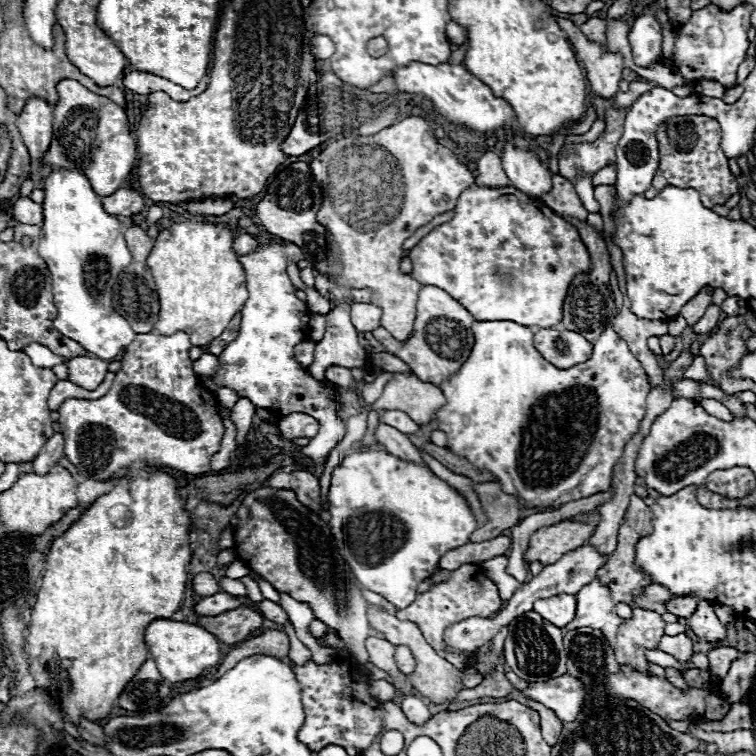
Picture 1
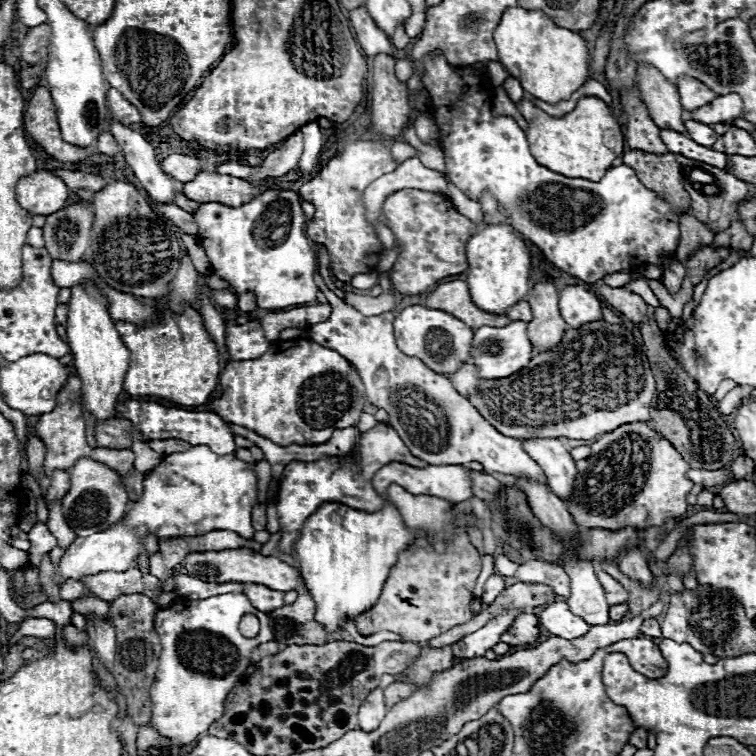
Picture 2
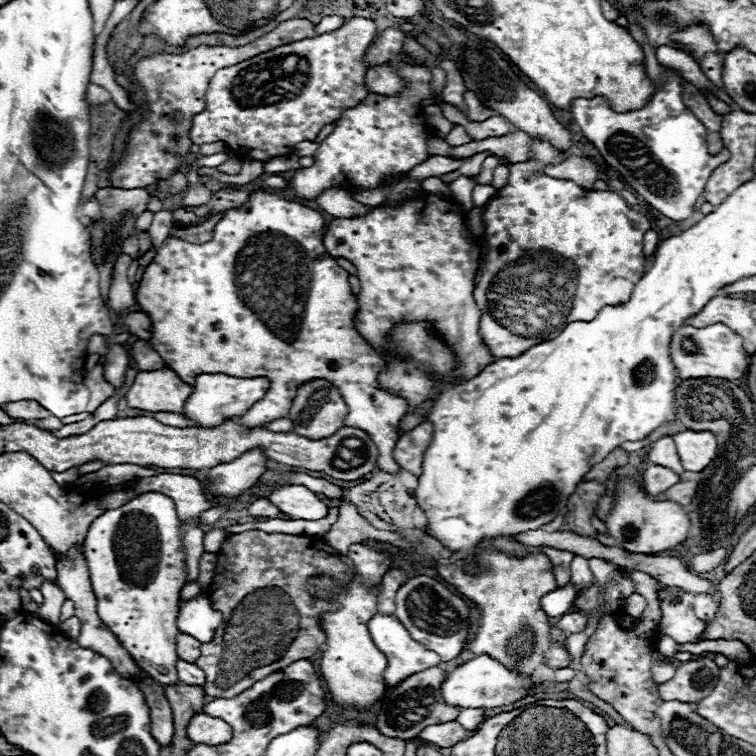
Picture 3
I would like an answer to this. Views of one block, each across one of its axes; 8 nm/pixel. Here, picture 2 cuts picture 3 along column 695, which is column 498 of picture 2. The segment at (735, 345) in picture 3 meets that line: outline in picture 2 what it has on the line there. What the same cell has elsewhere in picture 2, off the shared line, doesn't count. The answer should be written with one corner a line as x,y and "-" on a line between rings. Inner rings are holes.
510,322
506,326
482,326
474,332
472,342
472,362
480,368
482,378
504,378
516,374
534,356
534,348
526,334
526,322

